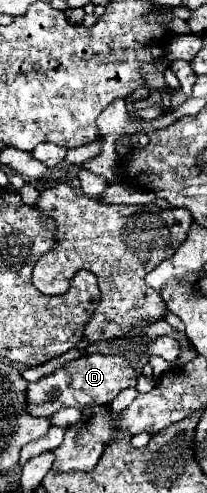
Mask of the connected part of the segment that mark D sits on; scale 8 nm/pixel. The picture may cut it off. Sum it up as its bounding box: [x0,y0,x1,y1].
[29,355,137,417]

